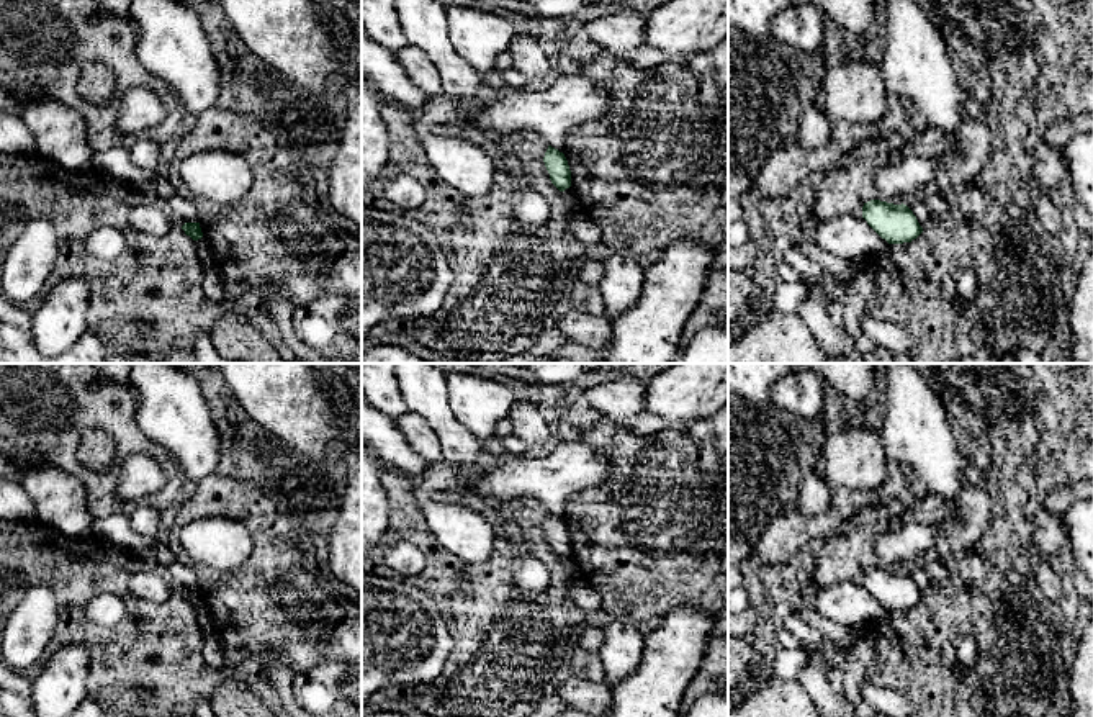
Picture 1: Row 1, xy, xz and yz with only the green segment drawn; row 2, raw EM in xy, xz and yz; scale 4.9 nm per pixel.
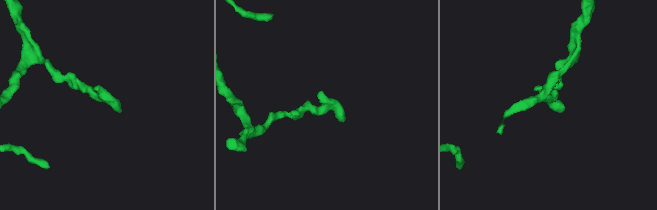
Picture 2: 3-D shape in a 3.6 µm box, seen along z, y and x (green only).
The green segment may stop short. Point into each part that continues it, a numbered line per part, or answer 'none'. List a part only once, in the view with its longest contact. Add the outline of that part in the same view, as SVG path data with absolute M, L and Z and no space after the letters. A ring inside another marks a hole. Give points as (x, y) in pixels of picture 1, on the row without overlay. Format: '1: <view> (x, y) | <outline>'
none

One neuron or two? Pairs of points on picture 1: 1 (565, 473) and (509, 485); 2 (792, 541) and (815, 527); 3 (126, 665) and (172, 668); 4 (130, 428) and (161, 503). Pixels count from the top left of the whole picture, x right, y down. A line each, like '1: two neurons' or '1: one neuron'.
1: one neuron
2: one neuron
3: one neuron
4: one neuron

